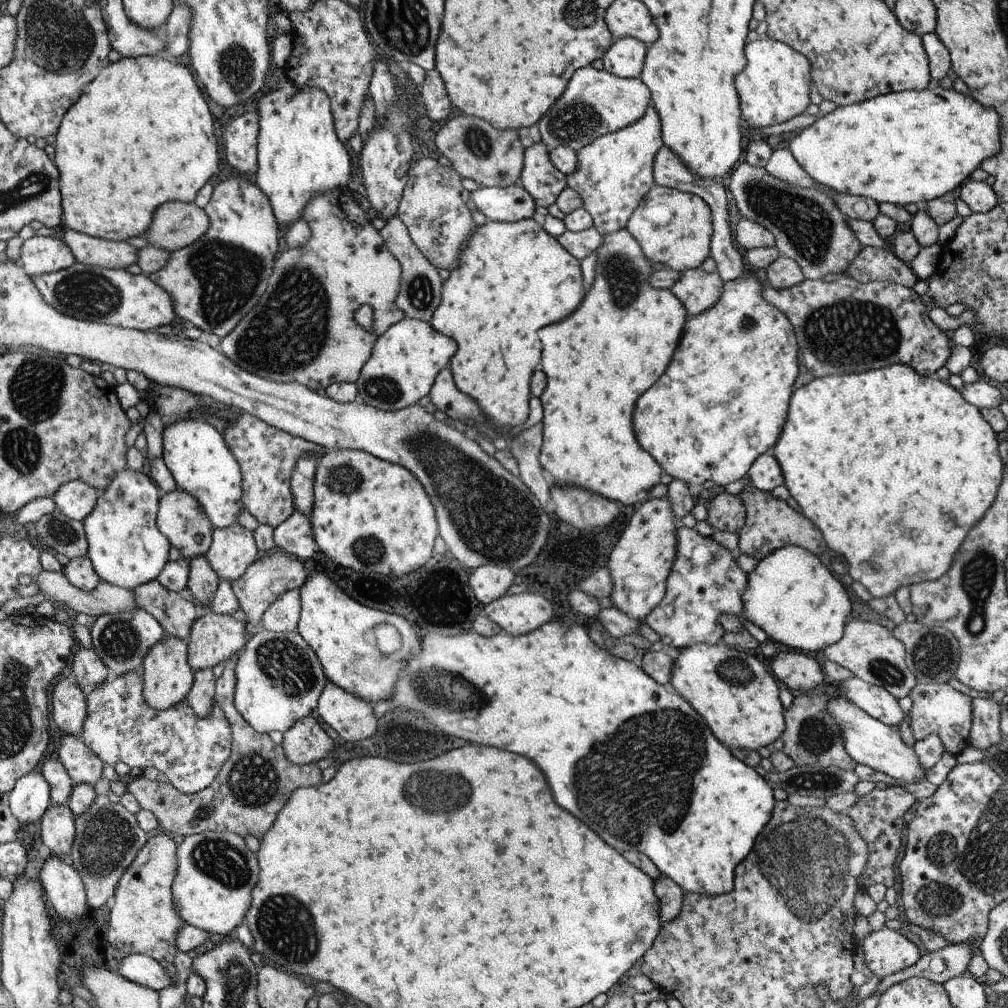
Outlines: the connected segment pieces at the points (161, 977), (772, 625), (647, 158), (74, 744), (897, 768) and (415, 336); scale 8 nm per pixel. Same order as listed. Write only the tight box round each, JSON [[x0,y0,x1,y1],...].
[[116,953,174,992],[741,545,852,652],[567,105,664,235],[58,736,103,786],[826,694,928,783],[356,317,457,411]]

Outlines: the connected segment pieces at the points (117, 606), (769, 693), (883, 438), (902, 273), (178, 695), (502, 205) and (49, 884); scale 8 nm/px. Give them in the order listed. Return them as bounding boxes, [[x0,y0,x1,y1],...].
[[34,571,135,619],[669,642,786,751],[773,365,1005,598],[844,247,920,289],[140,634,194,710],[470,184,537,222],[38,852,88,920]]

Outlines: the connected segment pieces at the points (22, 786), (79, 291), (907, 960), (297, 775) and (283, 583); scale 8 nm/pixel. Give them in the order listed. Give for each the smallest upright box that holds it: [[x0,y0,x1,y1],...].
[[9,771,52,827],[32,261,177,331],[860,927,921,978],[127,653,322,838],[230,547,308,630]]

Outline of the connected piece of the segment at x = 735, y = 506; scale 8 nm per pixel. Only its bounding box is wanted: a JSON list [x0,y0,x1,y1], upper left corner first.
[708,493,746,533]

